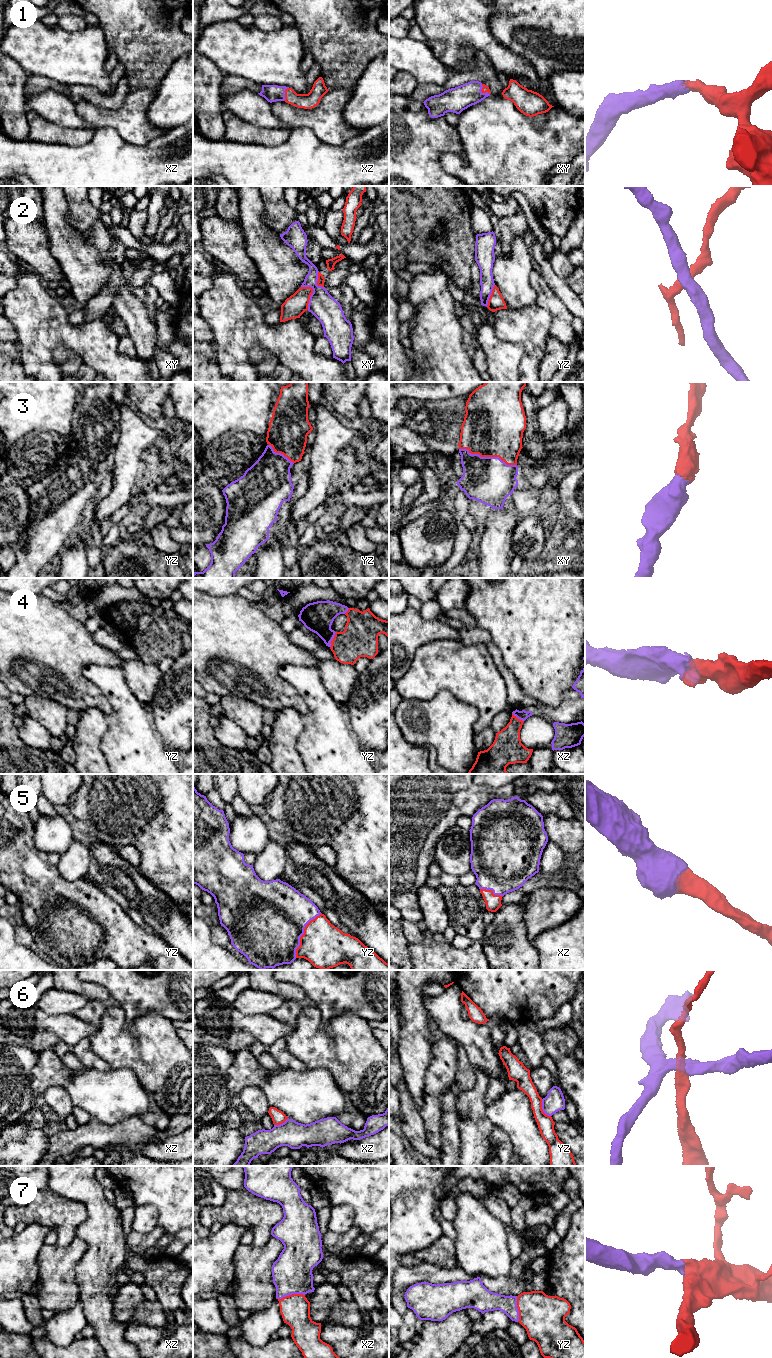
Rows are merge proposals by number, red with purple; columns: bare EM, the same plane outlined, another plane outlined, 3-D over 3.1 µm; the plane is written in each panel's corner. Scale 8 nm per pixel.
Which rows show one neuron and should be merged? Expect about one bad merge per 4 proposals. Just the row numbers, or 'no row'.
1, 3, 4, 5, 7

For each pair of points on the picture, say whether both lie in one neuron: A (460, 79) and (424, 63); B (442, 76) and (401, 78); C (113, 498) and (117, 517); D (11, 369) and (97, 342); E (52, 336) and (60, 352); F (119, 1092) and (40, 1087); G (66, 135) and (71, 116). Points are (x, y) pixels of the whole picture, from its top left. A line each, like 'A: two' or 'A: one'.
A: two
B: two
C: two
D: two
E: two
F: one
G: two

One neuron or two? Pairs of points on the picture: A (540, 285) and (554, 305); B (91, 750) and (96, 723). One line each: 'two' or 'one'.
A: one
B: one

